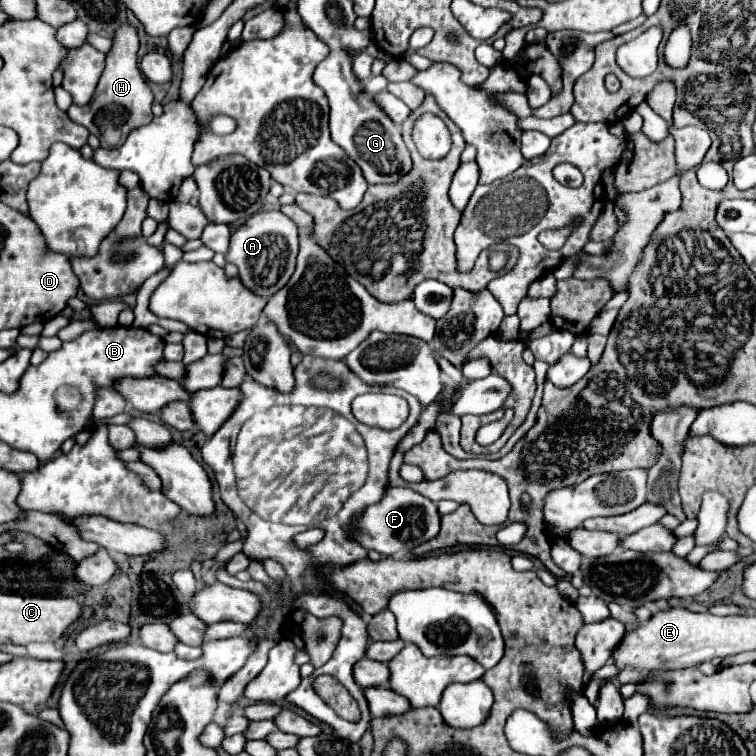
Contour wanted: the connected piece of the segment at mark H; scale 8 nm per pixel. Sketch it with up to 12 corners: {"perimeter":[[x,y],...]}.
{"perimeter":[[137,28],[113,34],[93,100],[69,118],[119,146],[153,120]]}

